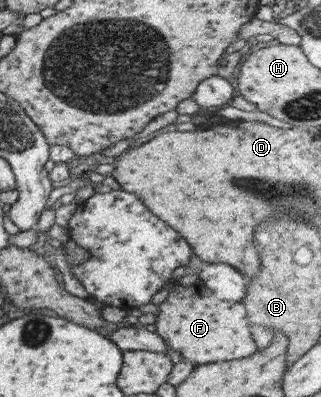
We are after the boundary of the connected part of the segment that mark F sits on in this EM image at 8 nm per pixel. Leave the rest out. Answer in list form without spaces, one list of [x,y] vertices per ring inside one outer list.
[[[178,288],[156,305],[155,334],[194,365],[247,358],[257,351],[249,332],[245,308],[235,302],[223,302],[215,296],[193,294],[194,288]]]

